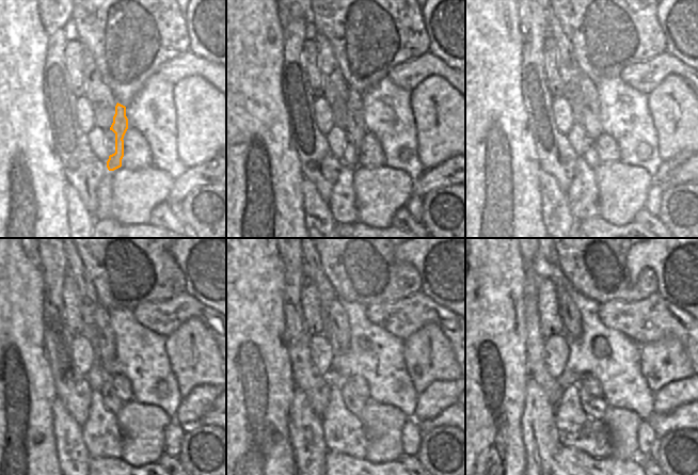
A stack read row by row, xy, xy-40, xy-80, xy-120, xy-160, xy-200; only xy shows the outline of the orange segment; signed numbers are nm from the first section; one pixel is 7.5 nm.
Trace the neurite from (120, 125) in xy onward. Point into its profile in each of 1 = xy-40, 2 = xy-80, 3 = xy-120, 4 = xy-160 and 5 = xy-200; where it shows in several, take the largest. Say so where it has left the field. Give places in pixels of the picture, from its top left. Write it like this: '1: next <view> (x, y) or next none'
1: next xy-40 (355, 128)
2: next xy-80 (591, 124)
3: next xy-120 (104, 344)
4: next xy-160 (336, 326)
5: next xy-200 (570, 315)

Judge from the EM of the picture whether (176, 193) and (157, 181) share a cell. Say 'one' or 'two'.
two

